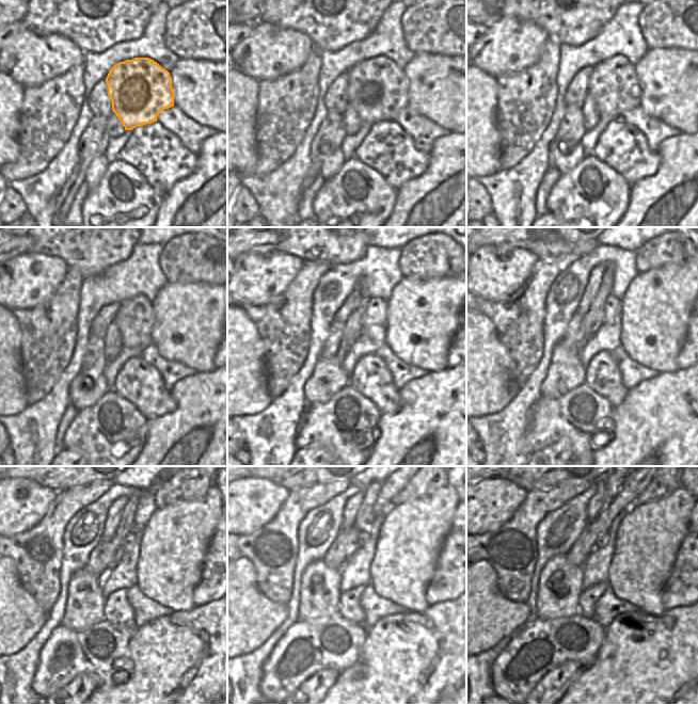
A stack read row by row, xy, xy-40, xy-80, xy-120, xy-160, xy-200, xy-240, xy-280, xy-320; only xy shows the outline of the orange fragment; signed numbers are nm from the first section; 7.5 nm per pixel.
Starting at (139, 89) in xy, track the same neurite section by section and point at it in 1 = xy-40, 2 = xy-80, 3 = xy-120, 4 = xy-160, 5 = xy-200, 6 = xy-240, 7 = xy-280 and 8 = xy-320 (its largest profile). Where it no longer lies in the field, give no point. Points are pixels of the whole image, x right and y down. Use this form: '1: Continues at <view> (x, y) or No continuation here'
1: Continues at xy-40 (378, 89)
2: Continues at xy-80 (614, 84)
3: Continues at xy-120 (135, 318)
4: Continues at xy-160 (376, 315)
5: Continues at xy-200 (613, 305)
6: Continues at xy-240 (132, 538)
7: Continues at xy-280 (364, 536)
8: Continues at xy-320 (603, 538).

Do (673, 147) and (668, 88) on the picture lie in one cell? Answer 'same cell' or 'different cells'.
different cells

